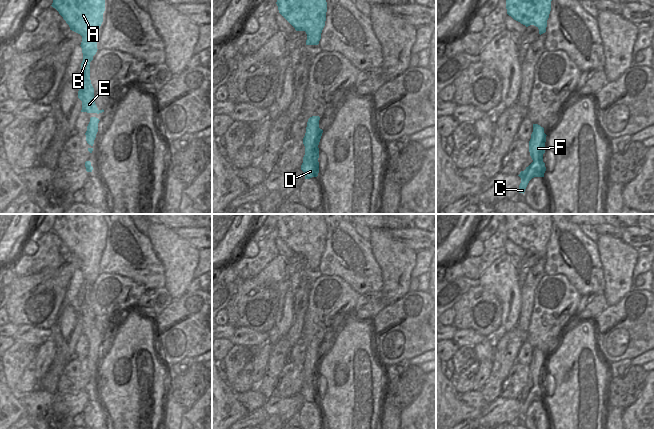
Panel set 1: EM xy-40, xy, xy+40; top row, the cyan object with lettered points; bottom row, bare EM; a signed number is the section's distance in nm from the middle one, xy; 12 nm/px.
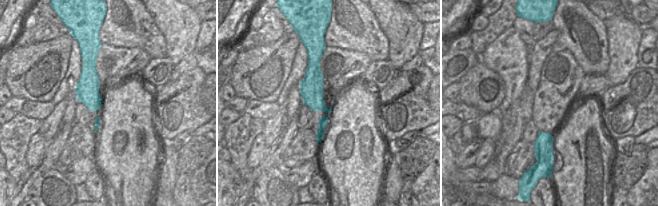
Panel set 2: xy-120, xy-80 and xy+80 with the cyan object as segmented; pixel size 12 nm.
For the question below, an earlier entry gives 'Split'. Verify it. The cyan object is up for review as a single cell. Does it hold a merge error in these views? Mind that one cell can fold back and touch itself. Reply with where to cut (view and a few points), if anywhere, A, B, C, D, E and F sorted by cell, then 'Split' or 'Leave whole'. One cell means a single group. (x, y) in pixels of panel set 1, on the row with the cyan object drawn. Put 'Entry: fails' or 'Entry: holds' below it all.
No split. Groups: A B C D E F. Leave whole.
Entry: fails

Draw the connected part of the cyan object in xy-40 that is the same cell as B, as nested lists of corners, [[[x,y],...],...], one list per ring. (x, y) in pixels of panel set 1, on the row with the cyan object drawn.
[[[53,0],[51,5],[63,17],[70,30],[82,36],[81,82],[78,98],[82,101],[81,112],[102,113],[94,101],[94,88],[90,80],[90,62],[97,52],[97,33],[103,22],[105,0]]]

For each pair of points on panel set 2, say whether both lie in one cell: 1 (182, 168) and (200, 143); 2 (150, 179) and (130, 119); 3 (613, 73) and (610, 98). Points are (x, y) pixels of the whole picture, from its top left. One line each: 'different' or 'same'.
1: same
2: same
3: different

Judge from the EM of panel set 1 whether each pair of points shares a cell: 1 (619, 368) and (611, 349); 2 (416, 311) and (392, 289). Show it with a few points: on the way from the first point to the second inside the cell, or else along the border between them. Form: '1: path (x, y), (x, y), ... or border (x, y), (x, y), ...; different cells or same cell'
1: border (630, 359), (622, 359), (611, 362), (608, 365); different cells
2: border (408, 291), (388, 304); different cells

